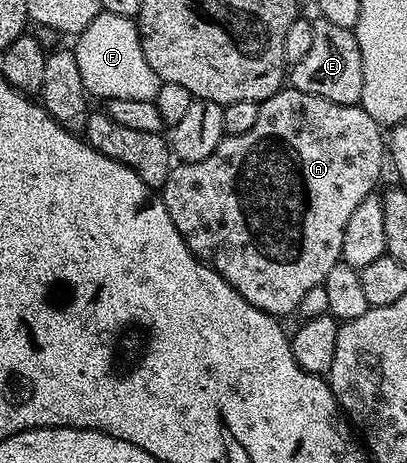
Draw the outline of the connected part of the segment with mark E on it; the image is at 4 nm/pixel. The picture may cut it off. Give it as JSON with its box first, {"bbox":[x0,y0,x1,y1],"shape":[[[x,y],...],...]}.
{"bbox":[289,18,363,105],"shape":[[[316,18],[309,54],[290,68],[289,83],[294,90],[313,97],[325,97],[325,101],[333,101],[337,105],[358,104],[363,88],[363,66],[354,30],[341,29],[341,25],[333,25],[333,21]]]}

